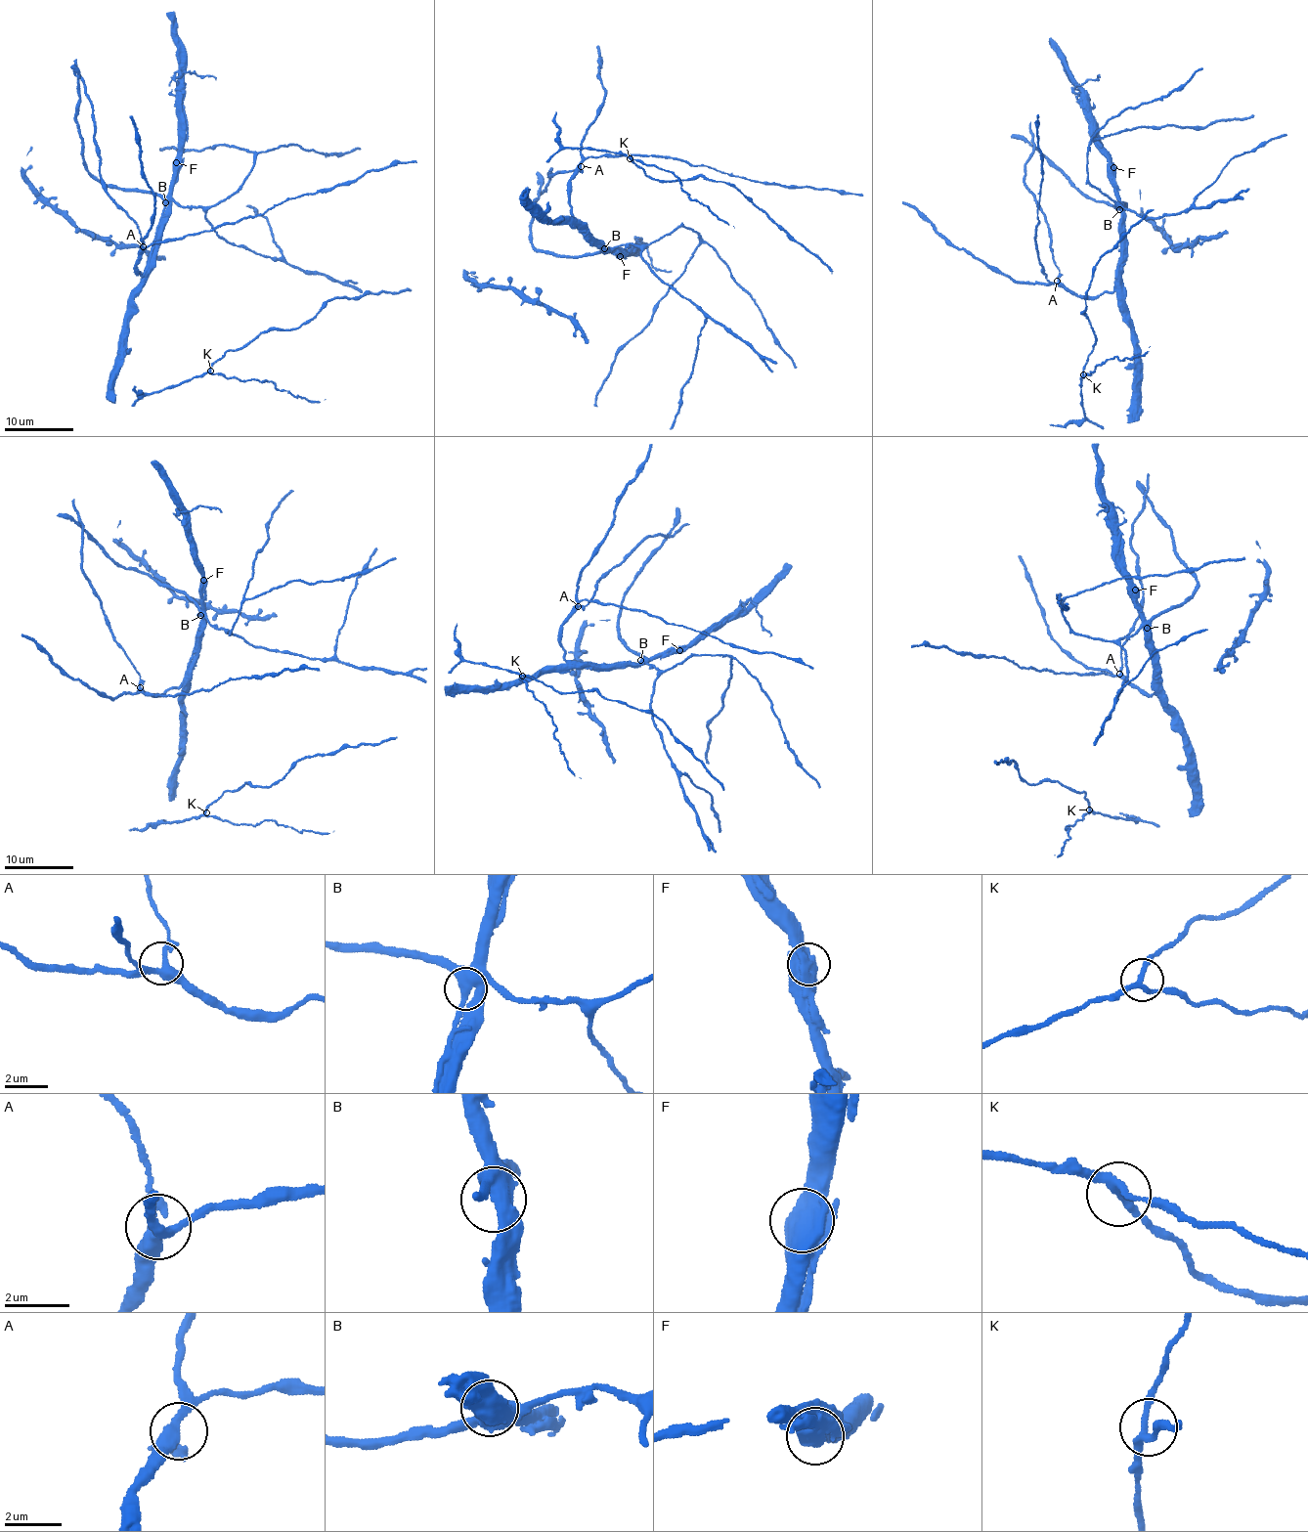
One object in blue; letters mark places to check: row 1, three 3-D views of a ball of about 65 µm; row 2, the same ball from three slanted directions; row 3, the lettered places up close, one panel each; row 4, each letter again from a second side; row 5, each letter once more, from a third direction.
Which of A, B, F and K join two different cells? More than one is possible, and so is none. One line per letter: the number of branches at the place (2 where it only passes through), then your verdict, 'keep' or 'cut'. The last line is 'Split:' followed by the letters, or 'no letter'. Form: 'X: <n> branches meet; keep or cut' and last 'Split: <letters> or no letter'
A: 3 branches meet; keep
B: 3 branches meet; keep
F: 4 branches meet; keep
K: 3 branches meet; keep
Split: no letter

